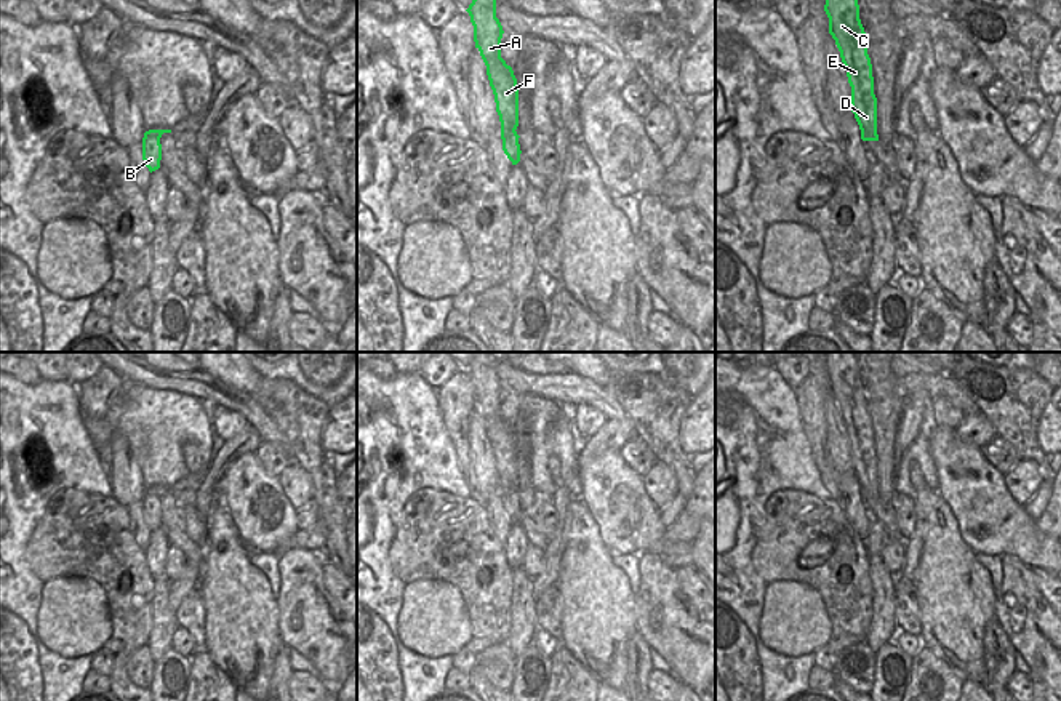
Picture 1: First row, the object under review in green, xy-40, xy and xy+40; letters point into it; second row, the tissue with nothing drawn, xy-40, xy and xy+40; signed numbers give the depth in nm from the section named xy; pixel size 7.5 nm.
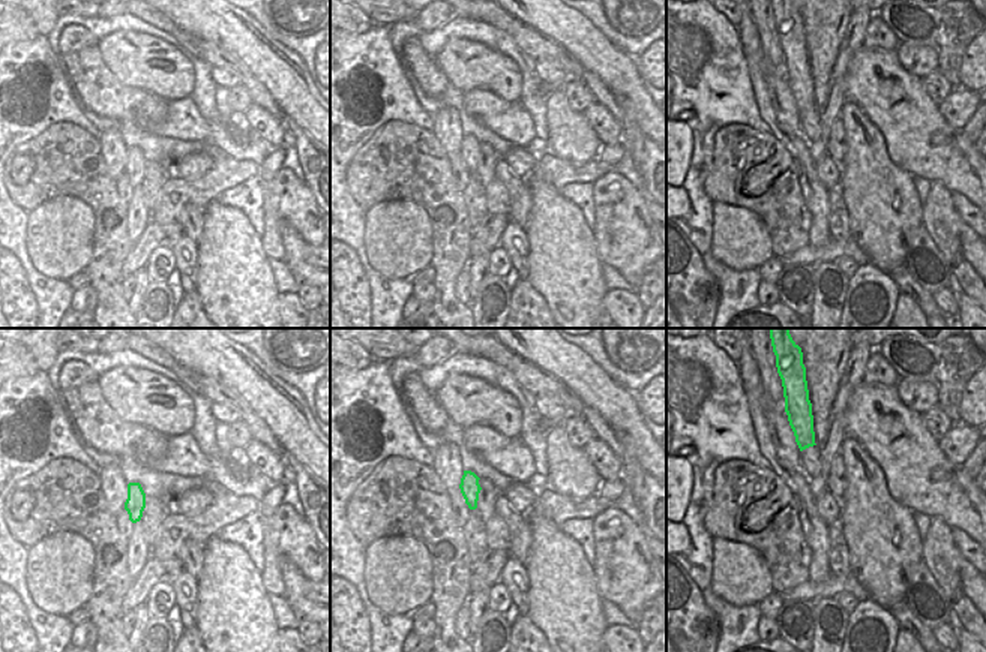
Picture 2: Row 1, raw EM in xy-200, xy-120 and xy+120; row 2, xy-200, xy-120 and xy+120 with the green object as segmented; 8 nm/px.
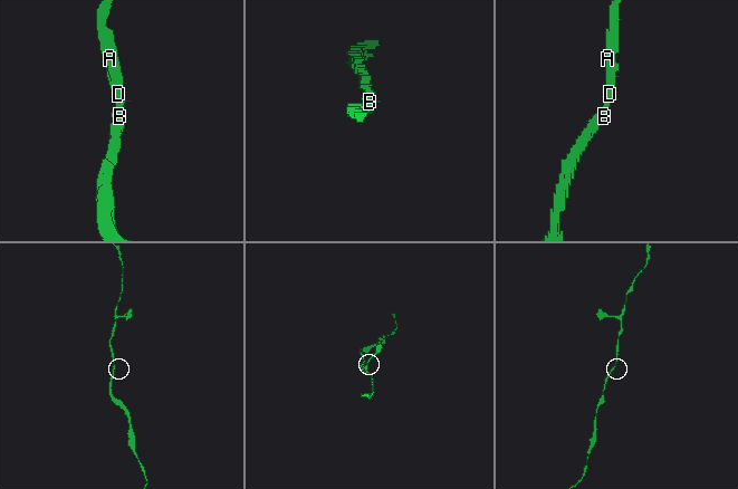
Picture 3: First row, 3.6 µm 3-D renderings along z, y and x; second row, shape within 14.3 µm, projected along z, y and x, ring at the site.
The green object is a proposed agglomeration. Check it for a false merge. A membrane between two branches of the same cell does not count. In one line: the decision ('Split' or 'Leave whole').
Leave whole.

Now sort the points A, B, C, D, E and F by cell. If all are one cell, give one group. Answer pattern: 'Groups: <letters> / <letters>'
Groups: A B C D E F.

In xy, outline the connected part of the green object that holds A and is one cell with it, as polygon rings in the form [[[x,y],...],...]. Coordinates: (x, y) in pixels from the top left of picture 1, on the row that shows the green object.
[[[472,0],[466,10],[474,26],[475,48],[486,66],[501,122],[502,150],[512,165],[520,162],[518,144],[518,85],[510,66],[501,58],[502,26],[496,18],[496,0]]]

